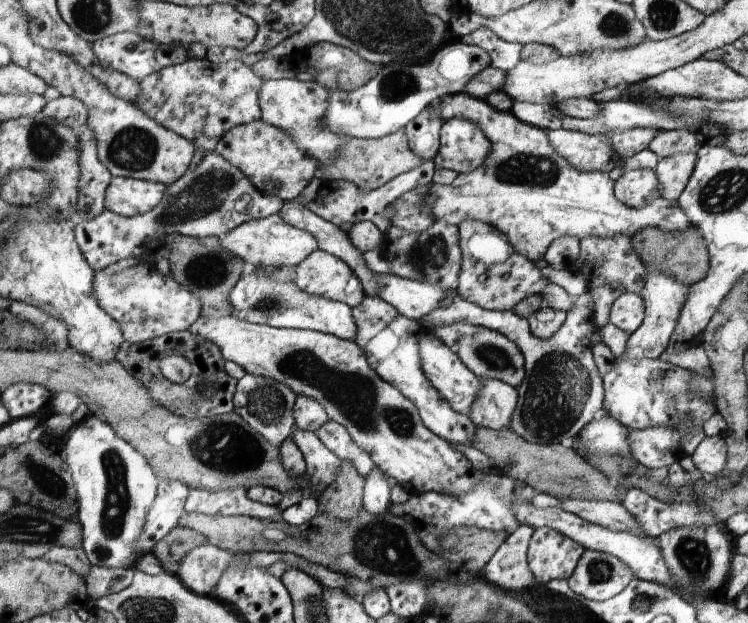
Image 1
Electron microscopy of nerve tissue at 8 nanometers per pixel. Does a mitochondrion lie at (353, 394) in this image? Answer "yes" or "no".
yes

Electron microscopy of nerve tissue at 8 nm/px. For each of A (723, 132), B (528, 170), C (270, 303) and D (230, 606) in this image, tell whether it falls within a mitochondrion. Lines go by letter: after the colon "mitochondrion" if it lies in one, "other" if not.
A: other
B: mitochondrion
C: mitochondrion
D: other

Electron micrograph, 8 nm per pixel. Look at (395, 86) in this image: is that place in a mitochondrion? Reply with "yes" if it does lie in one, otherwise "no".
yes

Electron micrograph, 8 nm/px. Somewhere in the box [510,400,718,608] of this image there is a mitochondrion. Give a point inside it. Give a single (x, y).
(693, 553)

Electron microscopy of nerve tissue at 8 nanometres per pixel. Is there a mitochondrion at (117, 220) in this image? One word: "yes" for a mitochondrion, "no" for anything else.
no

